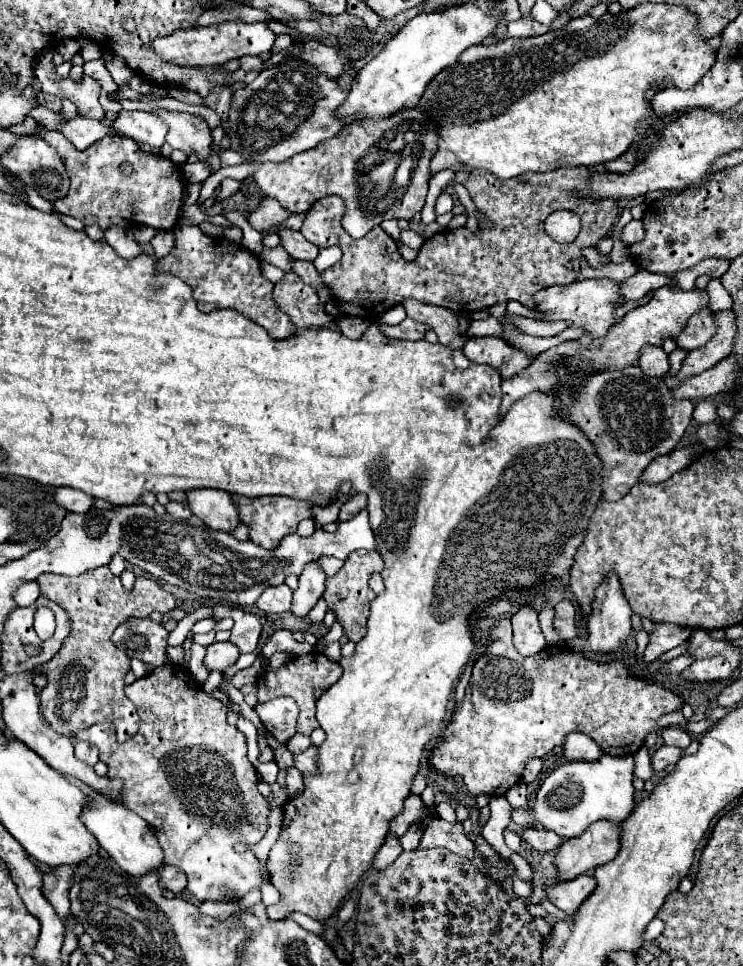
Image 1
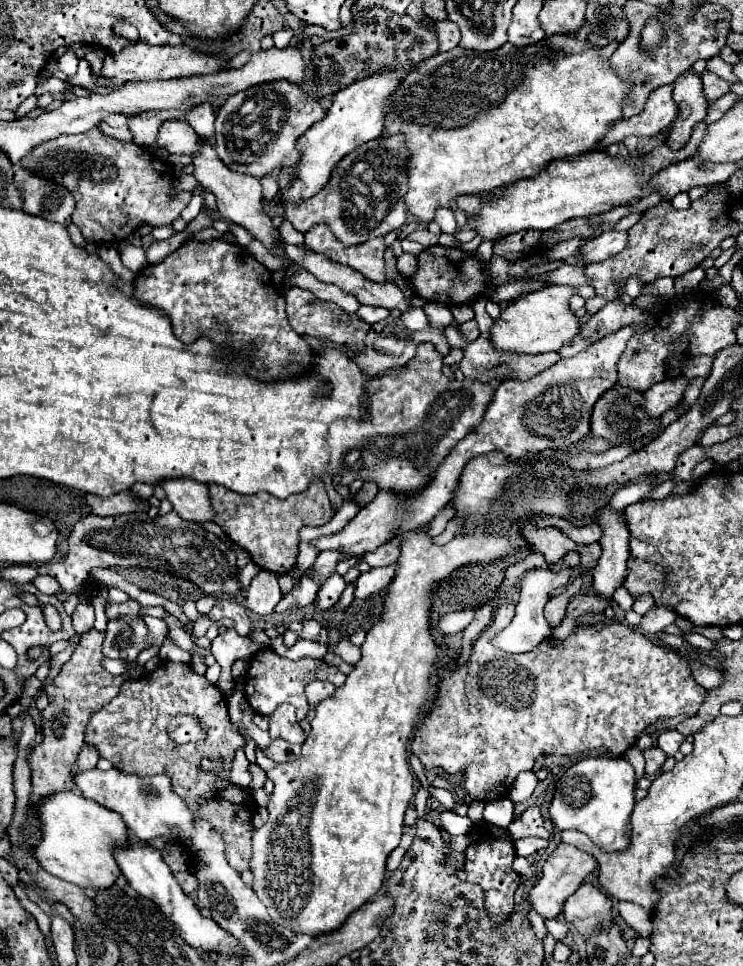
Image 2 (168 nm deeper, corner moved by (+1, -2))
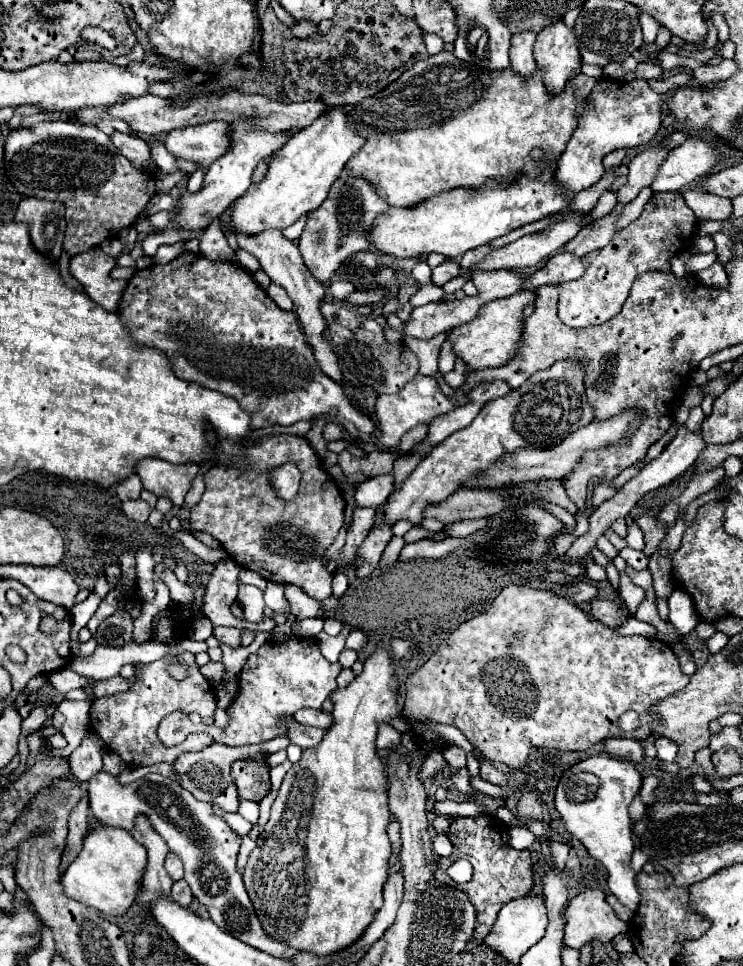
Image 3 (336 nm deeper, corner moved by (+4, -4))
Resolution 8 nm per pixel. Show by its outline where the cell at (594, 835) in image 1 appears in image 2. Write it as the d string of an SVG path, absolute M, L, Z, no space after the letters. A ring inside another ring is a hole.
M559 844L543 866L543 878L529 892L529 904L543 918L555 918L561 912L565 898L569 898L583 884L583 880L595 870L595 866L597 866L597 860L591 854L579 850L577 846L571 846L571 844Z

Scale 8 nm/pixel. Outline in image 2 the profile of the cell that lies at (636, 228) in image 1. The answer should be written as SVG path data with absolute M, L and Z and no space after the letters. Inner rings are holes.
M607 230L607 232L599 234L597 238L589 240L589 242L581 248L583 260L581 260L579 264L583 266L583 264L607 260L607 258L619 254L625 246L627 246L627 232L625 232L625 230Z

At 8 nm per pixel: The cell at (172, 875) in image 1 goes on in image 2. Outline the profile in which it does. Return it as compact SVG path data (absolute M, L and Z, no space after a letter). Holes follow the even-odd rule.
M175 872L175 878L181 884L185 894L191 894L193 890L197 890L197 878L191 872Z

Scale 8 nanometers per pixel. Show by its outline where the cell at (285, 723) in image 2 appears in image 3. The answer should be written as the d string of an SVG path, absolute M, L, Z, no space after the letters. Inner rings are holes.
M288 718L286 724L288 724L288 734L286 734L286 736L290 738L292 744L296 744L296 746L300 746L300 748L312 748L312 746L316 746L316 744L322 740L322 736L324 736L324 730L322 730L322 728L302 726L302 724L298 724L294 718Z

